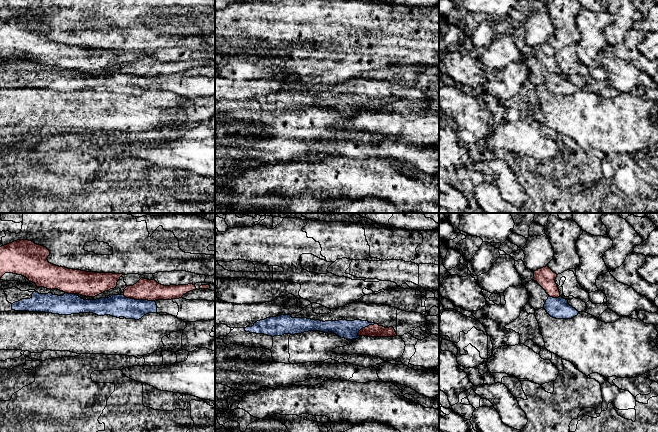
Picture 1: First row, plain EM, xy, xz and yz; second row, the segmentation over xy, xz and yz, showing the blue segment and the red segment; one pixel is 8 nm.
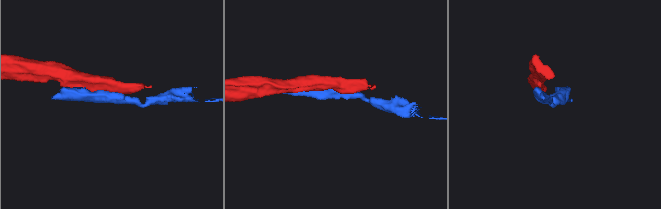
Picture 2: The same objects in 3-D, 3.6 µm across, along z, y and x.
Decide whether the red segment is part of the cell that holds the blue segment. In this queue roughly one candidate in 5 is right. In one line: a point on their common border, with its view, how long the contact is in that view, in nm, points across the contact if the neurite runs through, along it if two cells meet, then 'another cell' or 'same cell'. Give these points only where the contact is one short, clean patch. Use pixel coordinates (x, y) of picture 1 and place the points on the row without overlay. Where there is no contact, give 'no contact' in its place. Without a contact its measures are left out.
meets blue in xy at (139, 76); contact 260 nm long; another cell

